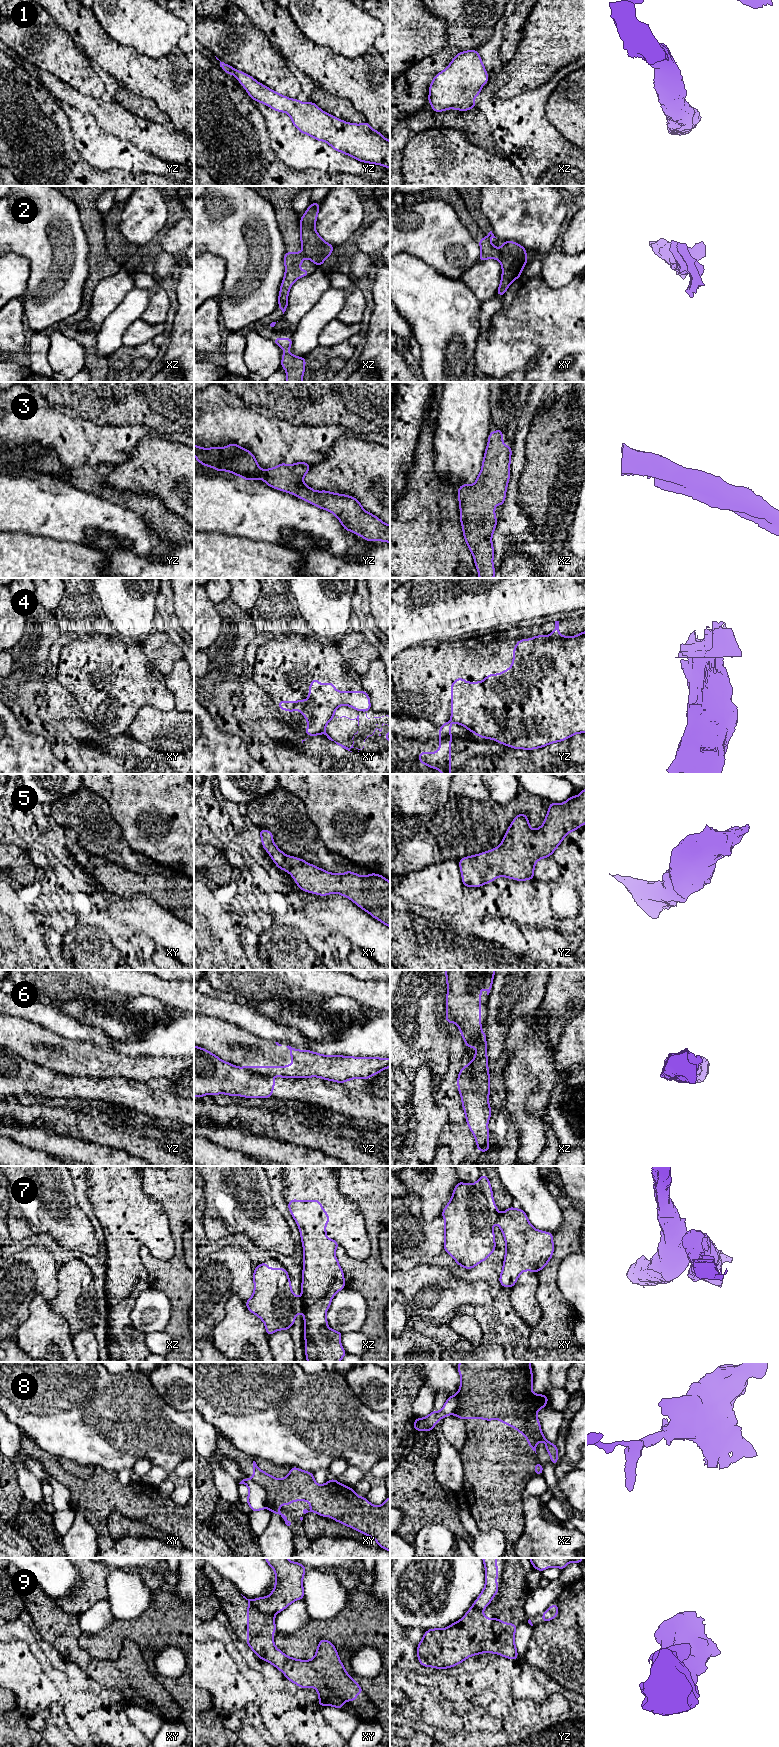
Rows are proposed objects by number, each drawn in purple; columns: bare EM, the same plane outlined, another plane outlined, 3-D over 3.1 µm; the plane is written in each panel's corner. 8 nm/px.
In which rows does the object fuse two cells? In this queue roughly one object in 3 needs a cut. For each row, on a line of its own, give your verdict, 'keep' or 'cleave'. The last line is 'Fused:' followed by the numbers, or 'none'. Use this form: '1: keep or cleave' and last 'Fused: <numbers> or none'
1: keep
2: cleave
3: keep
4: cleave
5: keep
6: cleave
7: cleave
8: cleave
9: cleave
Fused: 2, 4, 6, 7, 8, 9

